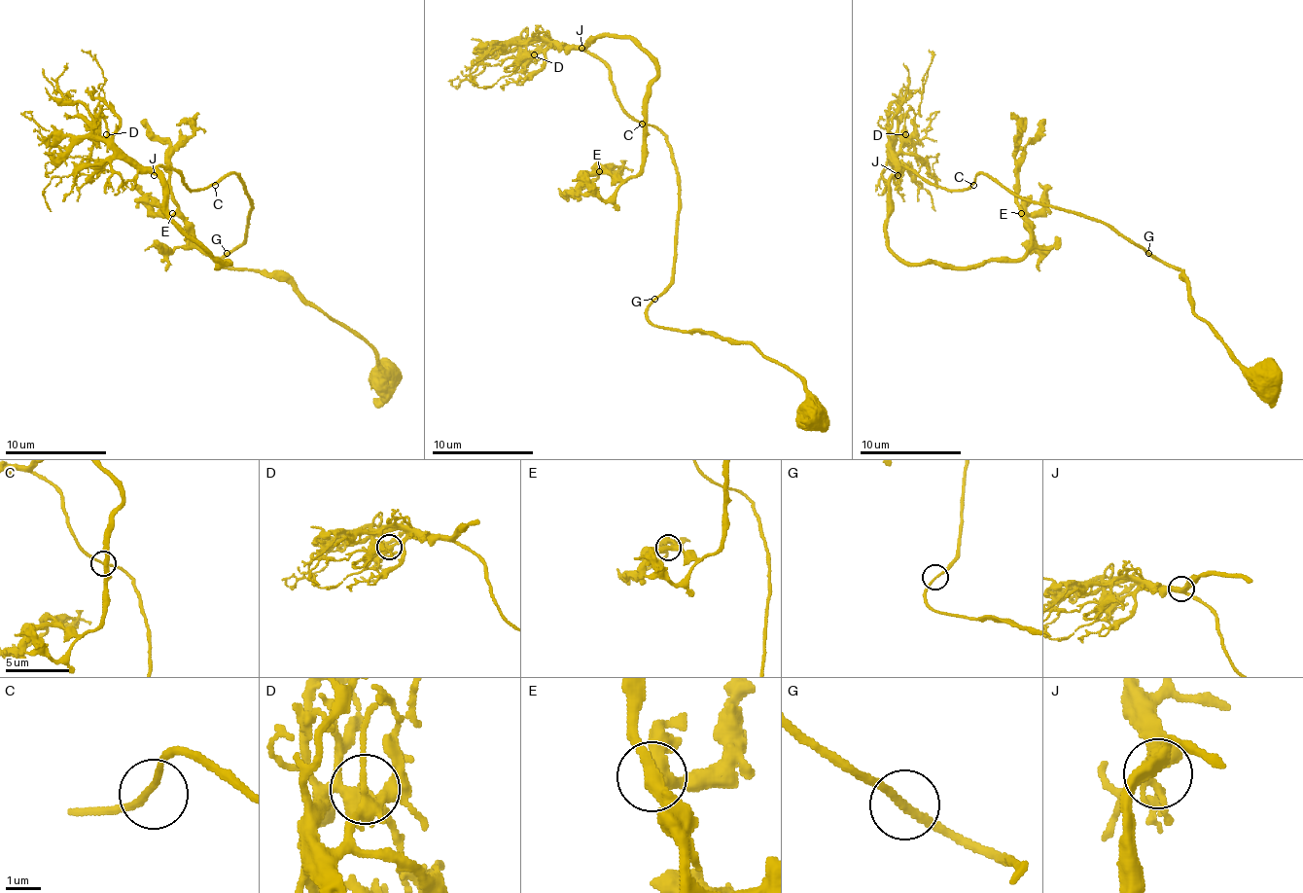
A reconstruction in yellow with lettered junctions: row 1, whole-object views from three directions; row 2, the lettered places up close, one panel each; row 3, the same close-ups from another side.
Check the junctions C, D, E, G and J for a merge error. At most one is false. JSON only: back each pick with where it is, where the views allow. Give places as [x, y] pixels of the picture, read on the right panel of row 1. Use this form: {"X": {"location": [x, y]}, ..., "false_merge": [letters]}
{"false_merge": []}

